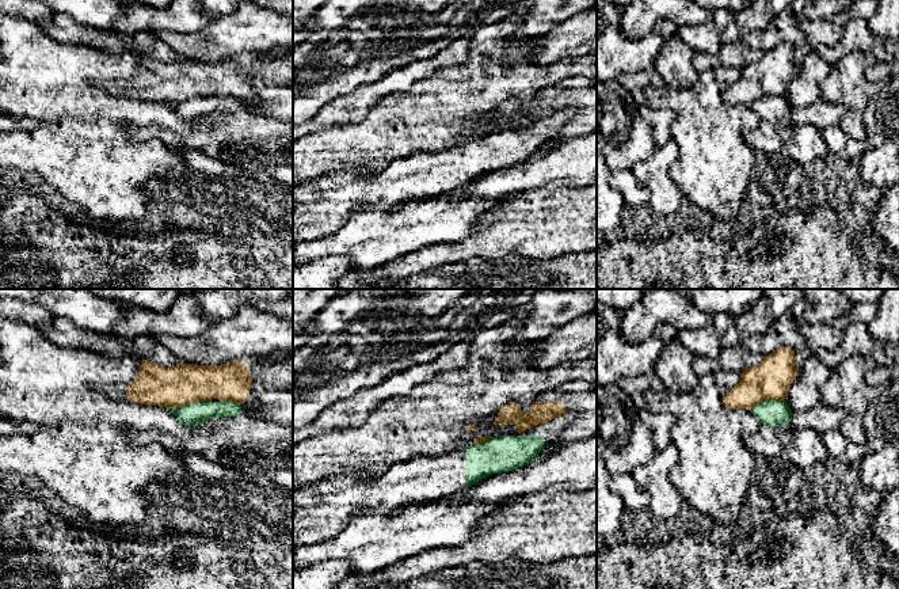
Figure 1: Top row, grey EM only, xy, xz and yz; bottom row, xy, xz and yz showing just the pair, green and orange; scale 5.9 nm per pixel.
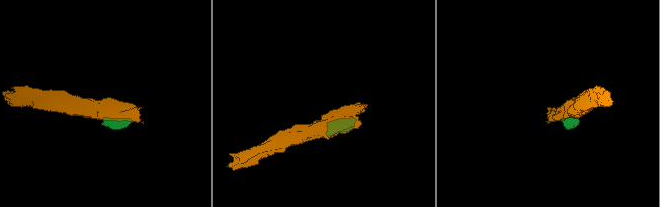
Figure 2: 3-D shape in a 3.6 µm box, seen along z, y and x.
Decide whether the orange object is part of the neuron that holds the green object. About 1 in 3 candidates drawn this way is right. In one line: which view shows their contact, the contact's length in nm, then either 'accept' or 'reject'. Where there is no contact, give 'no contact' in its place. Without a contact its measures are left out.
xy | 280 nm | reject

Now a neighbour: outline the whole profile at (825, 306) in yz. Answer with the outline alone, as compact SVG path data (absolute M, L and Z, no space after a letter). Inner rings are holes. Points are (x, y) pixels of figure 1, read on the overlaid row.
M801 289L807 301L803 320L811 324L833 324L852 311L853 304L838 289Z

